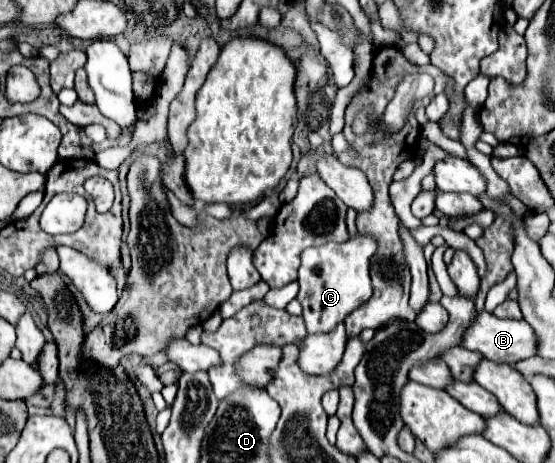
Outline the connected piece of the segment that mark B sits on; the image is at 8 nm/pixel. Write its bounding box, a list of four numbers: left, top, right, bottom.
[460,311,536,365]

